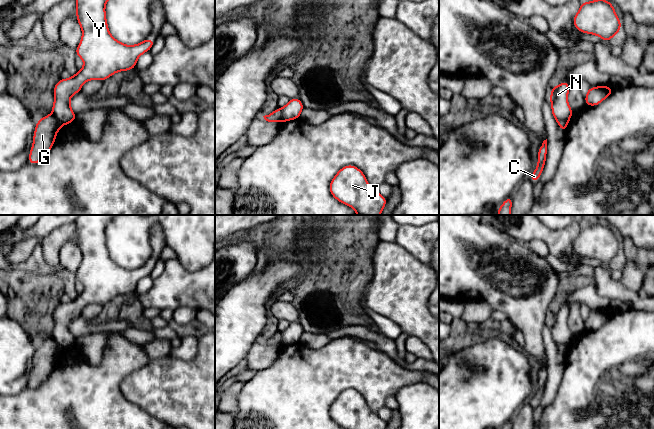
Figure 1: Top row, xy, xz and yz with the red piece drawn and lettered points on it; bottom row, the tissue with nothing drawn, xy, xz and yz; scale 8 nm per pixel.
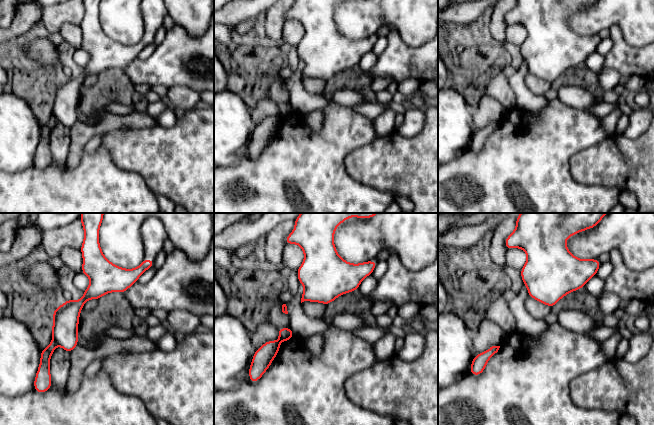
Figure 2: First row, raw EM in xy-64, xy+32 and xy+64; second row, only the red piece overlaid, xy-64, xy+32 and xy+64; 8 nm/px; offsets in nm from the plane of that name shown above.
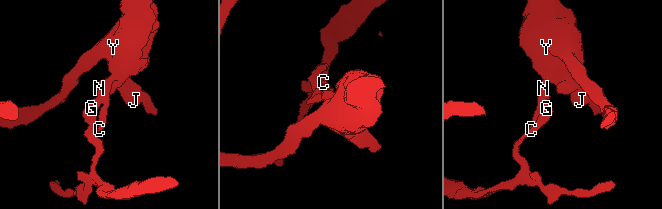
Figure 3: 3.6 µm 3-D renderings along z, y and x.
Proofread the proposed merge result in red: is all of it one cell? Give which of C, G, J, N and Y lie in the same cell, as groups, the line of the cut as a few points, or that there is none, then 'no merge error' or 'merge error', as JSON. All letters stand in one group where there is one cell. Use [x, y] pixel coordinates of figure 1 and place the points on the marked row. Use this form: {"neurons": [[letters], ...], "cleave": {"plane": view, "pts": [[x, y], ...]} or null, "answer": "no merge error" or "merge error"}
{"neurons": [["C", "J", "N", "Y"], ["G"]], "cleave": {"plane": "xz", "pts": [[280, 108], [281, 121]]}, "answer": "merge error"}

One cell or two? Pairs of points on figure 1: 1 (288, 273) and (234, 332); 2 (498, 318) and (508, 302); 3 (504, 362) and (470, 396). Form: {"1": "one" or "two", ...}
{"1": "one", "2": "two", "3": "one"}

